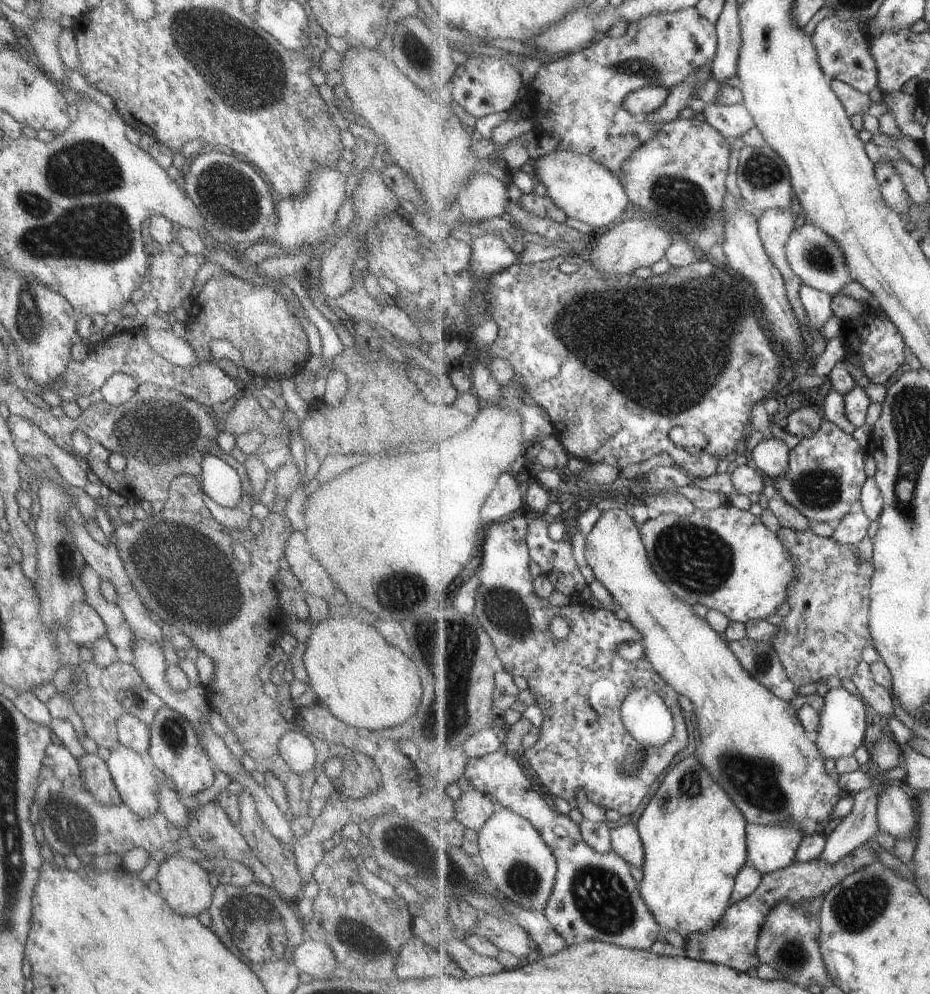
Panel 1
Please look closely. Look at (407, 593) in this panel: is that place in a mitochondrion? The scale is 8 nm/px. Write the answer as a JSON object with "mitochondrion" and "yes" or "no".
{"mitochondrion":"yes"}

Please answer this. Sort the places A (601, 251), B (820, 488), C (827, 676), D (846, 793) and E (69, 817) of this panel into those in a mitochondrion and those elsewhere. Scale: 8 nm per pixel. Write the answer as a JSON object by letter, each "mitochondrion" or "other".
{"A":"other","B":"mitochondrion","C":"other","D":"other","E":"mitochondrion"}

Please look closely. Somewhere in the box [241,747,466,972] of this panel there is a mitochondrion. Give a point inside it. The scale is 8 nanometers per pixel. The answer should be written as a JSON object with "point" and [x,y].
{"point":[360,941]}

